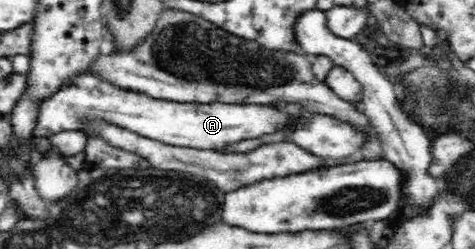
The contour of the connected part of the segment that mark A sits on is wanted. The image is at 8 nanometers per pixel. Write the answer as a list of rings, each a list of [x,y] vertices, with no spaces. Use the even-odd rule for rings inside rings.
[[[78,71],[68,77],[67,85],[42,97],[35,106],[37,115],[31,136],[43,143],[62,130],[84,131],[92,122],[105,122],[167,145],[222,152],[222,148],[228,144],[260,138],[263,134],[273,133],[289,124],[289,118],[283,111],[269,108],[266,104],[176,102],[172,99],[152,98],[98,80],[86,71]]]

